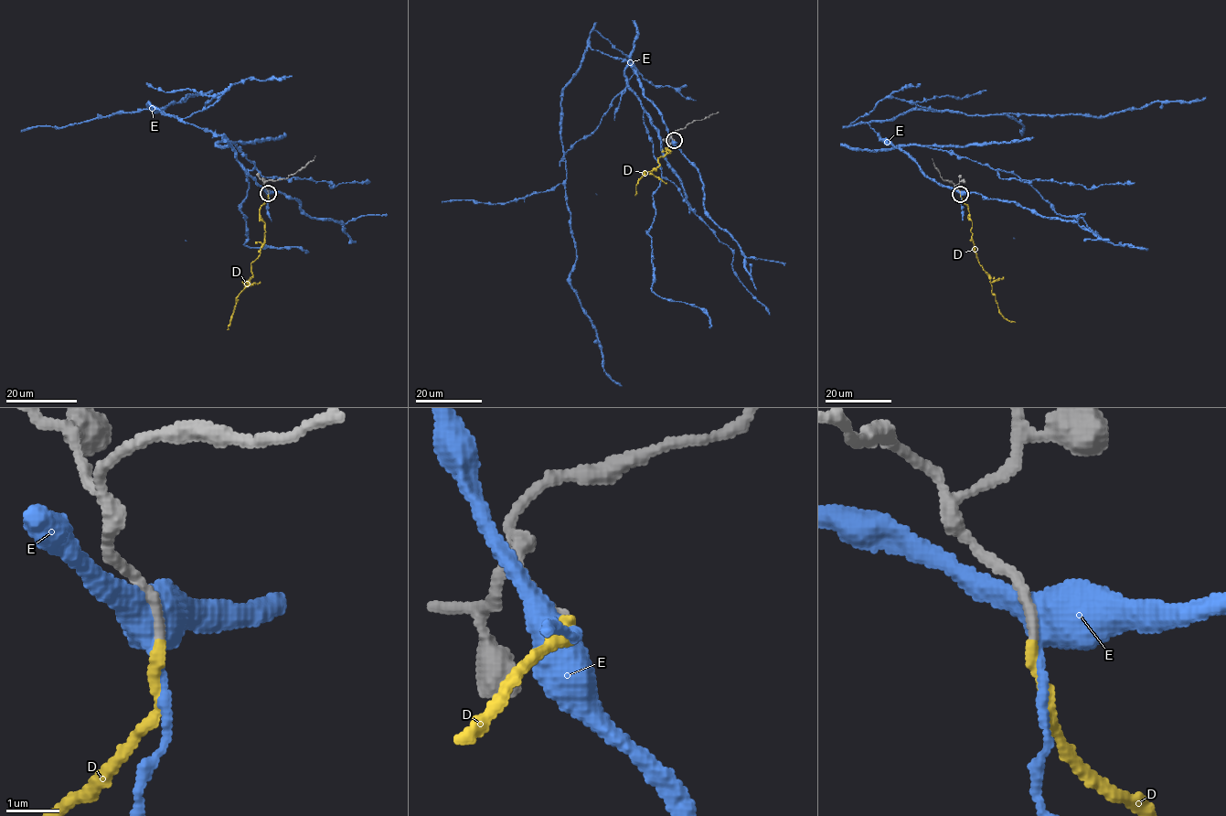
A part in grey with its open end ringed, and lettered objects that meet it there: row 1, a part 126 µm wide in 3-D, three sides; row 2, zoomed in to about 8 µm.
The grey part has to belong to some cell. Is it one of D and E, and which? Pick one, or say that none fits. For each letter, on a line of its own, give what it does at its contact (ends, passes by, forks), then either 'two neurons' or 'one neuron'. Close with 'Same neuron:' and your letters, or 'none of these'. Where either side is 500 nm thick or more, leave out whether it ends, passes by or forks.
D: it ends | two neurons
E: it forks | two neurons
Same neuron: none of these

